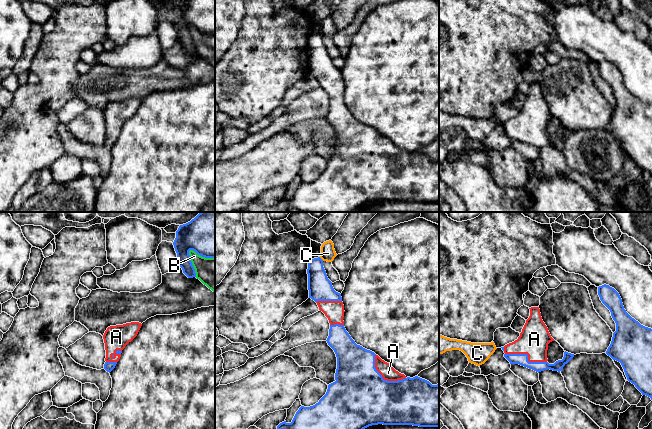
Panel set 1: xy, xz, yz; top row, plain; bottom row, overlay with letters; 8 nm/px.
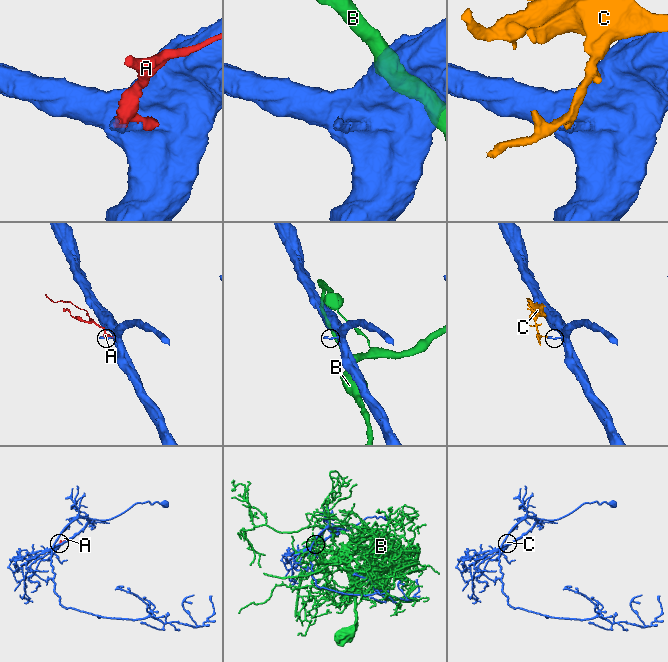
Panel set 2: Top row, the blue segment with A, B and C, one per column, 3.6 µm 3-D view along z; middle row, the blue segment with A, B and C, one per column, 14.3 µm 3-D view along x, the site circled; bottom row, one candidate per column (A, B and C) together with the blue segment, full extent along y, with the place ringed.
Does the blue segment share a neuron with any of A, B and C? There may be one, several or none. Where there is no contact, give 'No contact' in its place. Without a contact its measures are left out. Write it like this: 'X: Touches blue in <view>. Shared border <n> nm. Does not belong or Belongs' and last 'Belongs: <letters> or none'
A: Touches blue in xz. Shared border 320 nm. Belongs
B: Touches blue in xy. Shared border 220 nm. Does not belong
C: Touches blue in xz. Shared border 50 nm. Does not belong
Belongs: A

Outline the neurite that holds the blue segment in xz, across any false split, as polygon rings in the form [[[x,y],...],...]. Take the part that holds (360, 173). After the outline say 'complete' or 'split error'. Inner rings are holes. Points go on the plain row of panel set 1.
[[[320,33],[309,36],[307,50],[309,74],[317,79],[319,86],[325,90],[330,99],[329,112],[326,117],[337,133],[336,157],[328,161],[326,170],[318,179],[310,183],[301,182],[292,198],[280,199],[277,206],[294,208],[299,212],[355,212],[363,205],[378,200],[439,203],[439,160],[432,161],[418,152],[406,153],[374,128],[357,121],[344,103],[345,87],[341,70],[334,66]]] | split error

